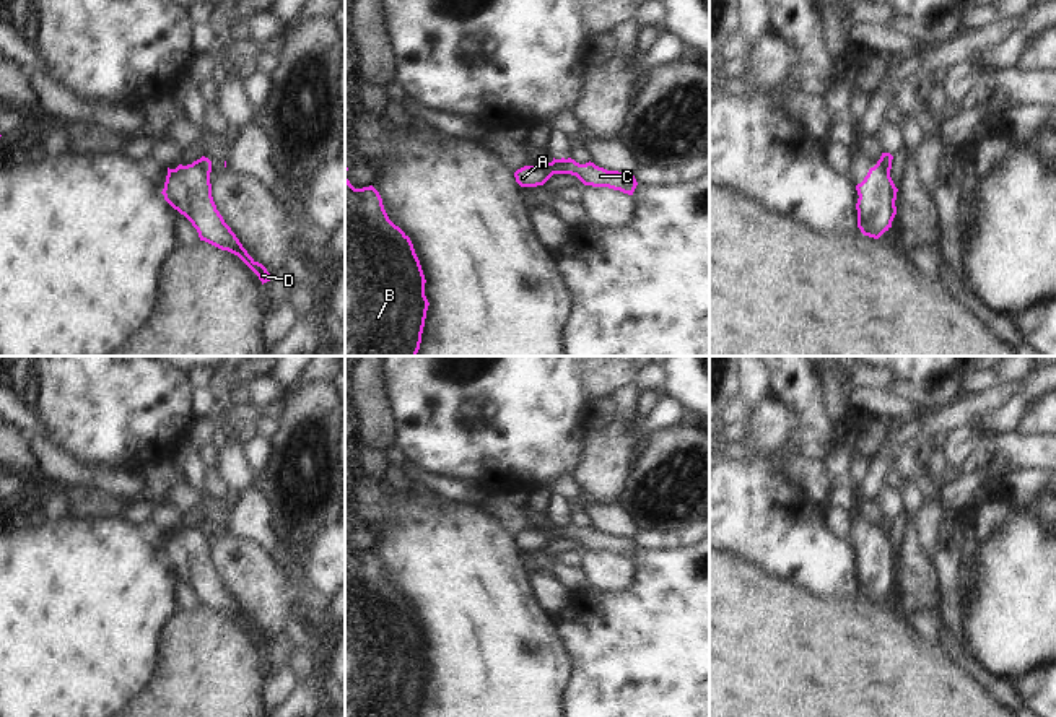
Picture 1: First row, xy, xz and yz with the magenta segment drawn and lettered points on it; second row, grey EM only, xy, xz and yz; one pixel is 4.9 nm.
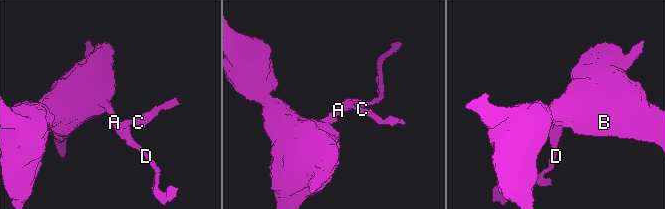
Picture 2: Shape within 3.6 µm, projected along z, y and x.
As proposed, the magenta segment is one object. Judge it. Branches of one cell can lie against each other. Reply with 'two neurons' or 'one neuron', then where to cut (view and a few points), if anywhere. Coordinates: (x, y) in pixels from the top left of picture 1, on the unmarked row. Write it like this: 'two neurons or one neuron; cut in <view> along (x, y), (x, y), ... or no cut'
two neurons; cut in xz along (565, 524), (554, 530), (554, 537)

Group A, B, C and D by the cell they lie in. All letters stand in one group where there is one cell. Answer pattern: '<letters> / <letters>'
A B D / C

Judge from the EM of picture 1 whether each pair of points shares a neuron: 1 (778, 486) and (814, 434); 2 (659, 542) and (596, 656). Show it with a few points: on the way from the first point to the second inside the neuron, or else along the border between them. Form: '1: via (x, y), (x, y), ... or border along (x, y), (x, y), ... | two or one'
1: border along (767, 459), (793, 477), (812, 501) | two
2: border along (692, 543), (669, 548), (638, 548) | two

